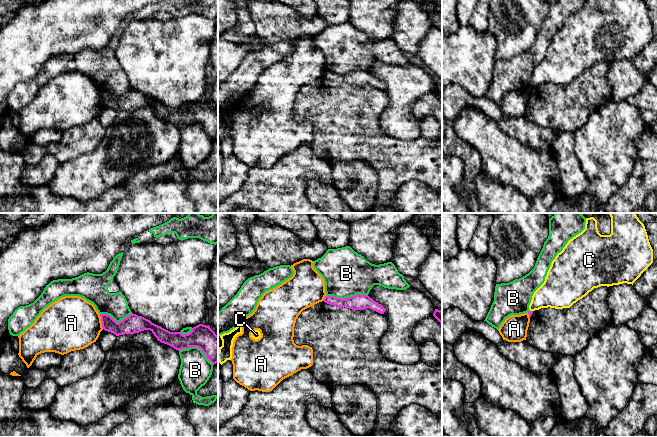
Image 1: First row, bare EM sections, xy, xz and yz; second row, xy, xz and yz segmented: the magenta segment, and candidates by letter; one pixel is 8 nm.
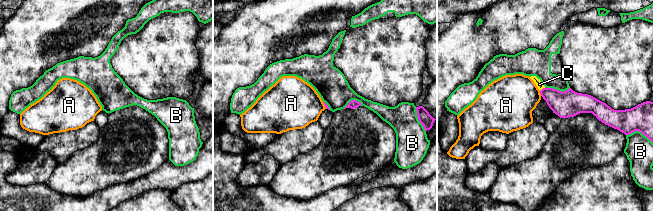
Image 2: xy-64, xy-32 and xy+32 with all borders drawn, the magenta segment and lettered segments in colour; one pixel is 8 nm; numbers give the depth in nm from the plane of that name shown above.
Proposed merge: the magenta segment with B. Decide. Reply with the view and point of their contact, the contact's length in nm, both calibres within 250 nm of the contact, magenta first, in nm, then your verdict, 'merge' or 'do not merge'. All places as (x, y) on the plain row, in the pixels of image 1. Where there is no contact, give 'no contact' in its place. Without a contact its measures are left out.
xz (346, 74) | 340 nm | 130/380 nm | do not merge

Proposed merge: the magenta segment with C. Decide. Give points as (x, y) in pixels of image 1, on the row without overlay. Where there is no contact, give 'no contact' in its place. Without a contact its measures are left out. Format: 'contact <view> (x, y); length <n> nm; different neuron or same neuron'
contact yz (531, 87); length 40 nm; different neuron

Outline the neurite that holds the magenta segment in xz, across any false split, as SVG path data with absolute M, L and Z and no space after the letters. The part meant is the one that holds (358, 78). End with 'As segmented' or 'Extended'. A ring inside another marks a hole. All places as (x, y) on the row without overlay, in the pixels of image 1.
M358 70L345 75L337 74L334 72L325 72L323 77L333 82L345 83L352 86L363 86L369 84L380 90L384 90L385 88L385 84L370 74L368 71Z. As segmented

